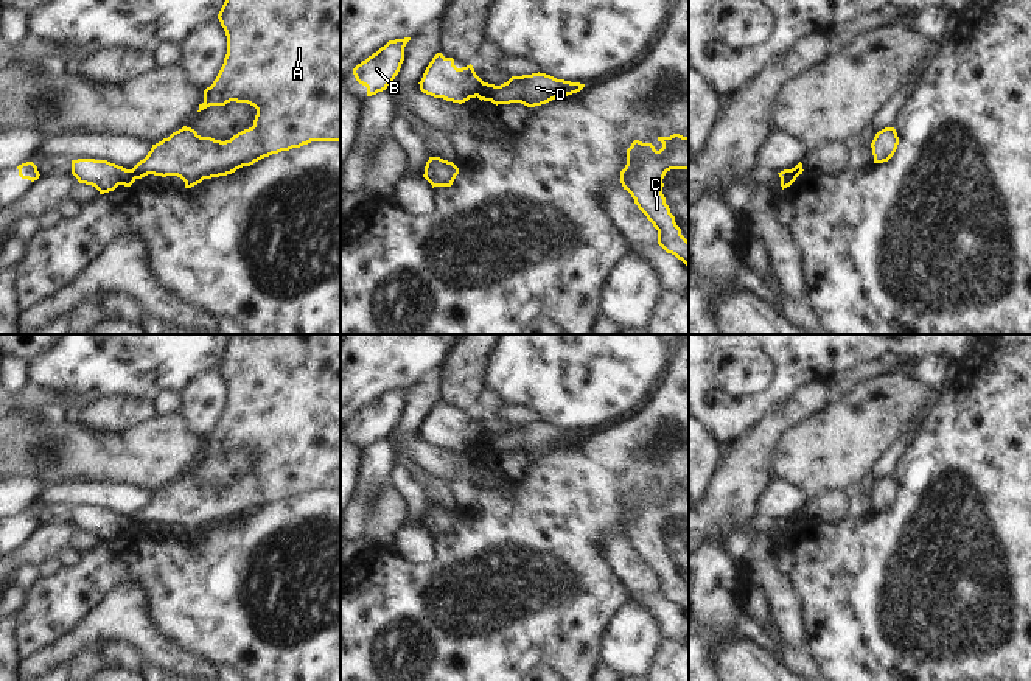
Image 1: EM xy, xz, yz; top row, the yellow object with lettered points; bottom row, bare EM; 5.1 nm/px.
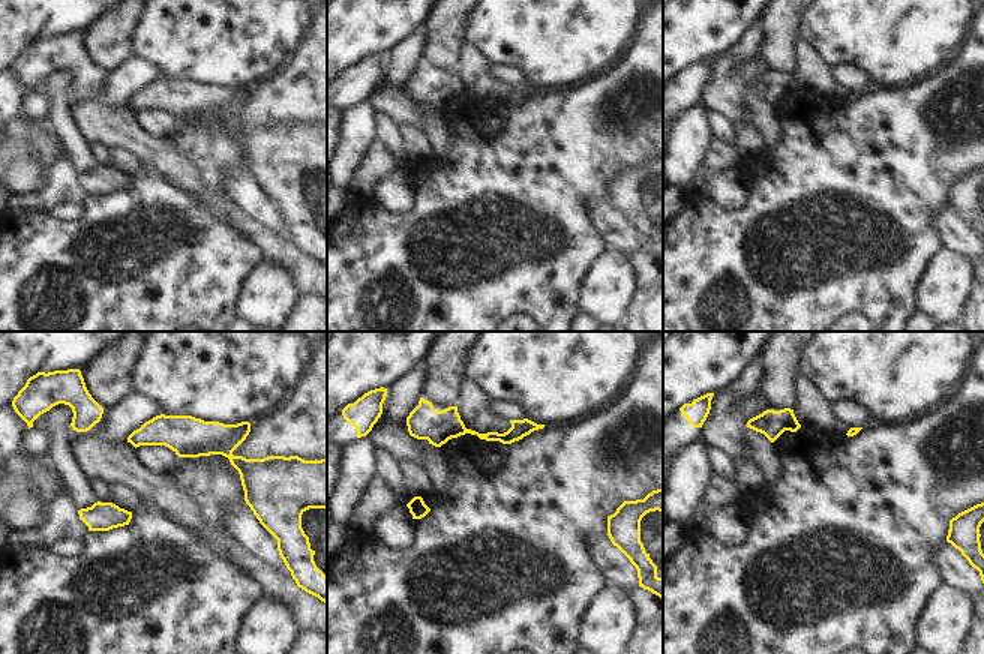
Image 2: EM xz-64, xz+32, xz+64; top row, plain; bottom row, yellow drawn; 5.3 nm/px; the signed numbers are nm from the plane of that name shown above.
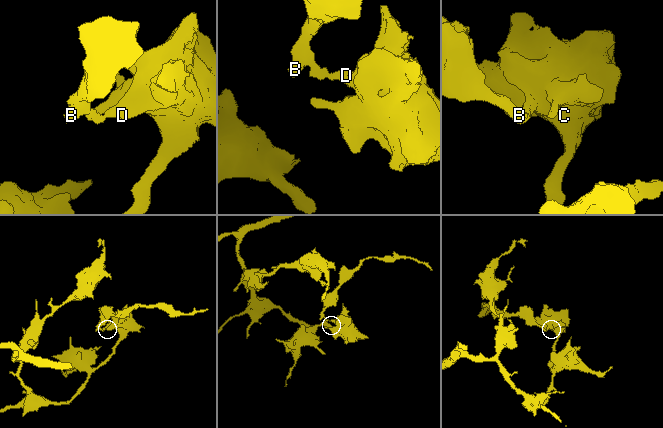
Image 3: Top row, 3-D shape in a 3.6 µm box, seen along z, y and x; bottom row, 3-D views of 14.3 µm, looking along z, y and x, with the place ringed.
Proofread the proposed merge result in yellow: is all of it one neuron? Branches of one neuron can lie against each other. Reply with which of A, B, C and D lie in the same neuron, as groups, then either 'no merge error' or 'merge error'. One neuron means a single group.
groups A C D / B; merge error

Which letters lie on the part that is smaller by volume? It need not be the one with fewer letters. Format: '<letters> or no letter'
B

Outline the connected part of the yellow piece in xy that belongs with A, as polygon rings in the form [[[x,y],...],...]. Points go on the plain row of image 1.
[[[281,334],[272,340],[230,339],[218,367],[227,384],[227,403],[216,428],[204,438],[204,451],[197,460],[230,449],[247,451],[257,457],[253,474],[225,490],[201,485],[183,474],[152,493],[148,504],[131,518],[135,527],[148,522],[177,524],[185,536],[191,536],[204,527],[232,522],[264,505],[311,490],[341,491],[341,334]]]

